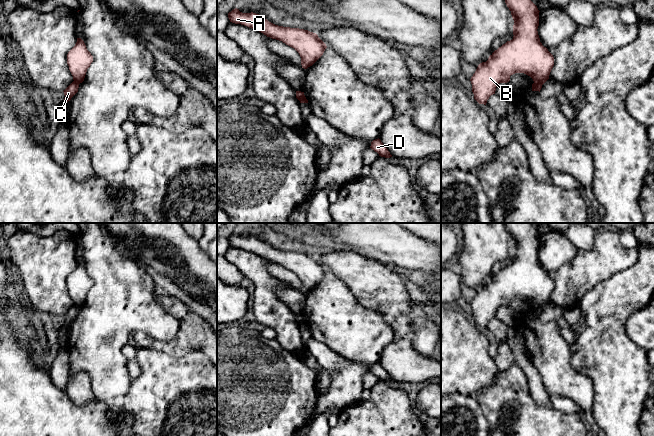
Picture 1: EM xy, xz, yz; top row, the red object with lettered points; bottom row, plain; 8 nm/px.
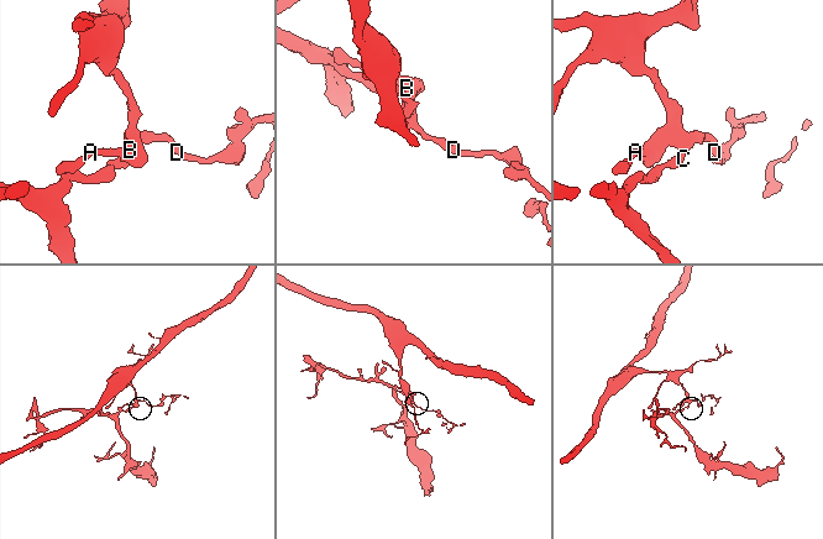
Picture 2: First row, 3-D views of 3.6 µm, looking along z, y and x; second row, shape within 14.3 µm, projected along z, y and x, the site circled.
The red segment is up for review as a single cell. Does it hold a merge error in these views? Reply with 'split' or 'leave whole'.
split

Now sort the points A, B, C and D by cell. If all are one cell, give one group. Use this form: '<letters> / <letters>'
A B D / C

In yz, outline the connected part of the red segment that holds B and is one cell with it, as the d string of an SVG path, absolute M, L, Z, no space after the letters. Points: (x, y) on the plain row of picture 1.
M530 223L504 224L514 244L514 260L512 264L507 265L495 274L486 286L480 287L471 301L474 323L479 328L486 329L489 321L495 318L497 309L509 306L510 300L515 297L524 297L530 300L534 306L544 308L549 303L550 296L554 290L553 279L542 269L538 259L540 235L537 230Z

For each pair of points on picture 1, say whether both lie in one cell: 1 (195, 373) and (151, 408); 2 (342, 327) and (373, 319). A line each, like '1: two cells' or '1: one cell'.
1: one cell
2: one cell

